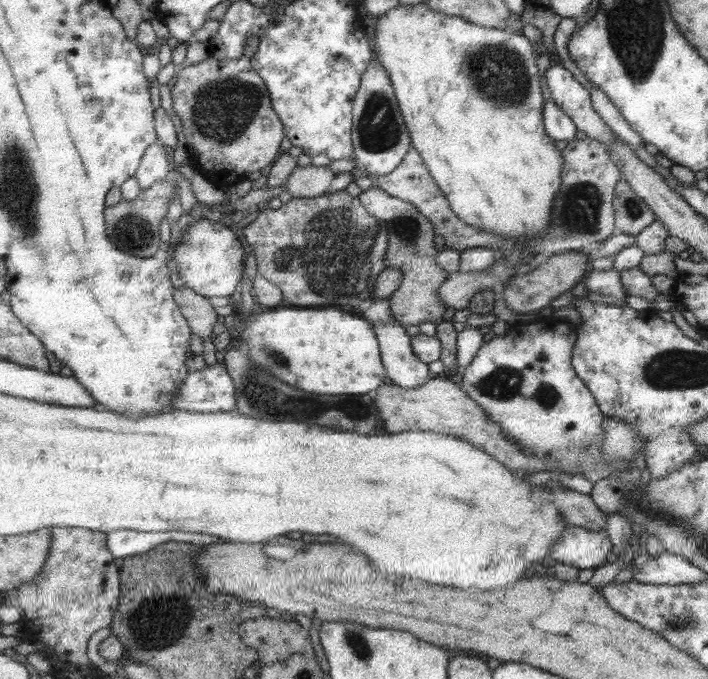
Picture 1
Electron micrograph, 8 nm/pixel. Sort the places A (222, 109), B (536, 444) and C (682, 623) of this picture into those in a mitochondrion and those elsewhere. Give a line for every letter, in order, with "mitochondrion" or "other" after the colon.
A: mitochondrion
B: other
C: mitochondrion

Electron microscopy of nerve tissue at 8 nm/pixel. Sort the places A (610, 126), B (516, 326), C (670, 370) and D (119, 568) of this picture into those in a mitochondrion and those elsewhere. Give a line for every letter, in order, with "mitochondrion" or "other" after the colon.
A: other
B: other
C: mitochondrion
D: other

